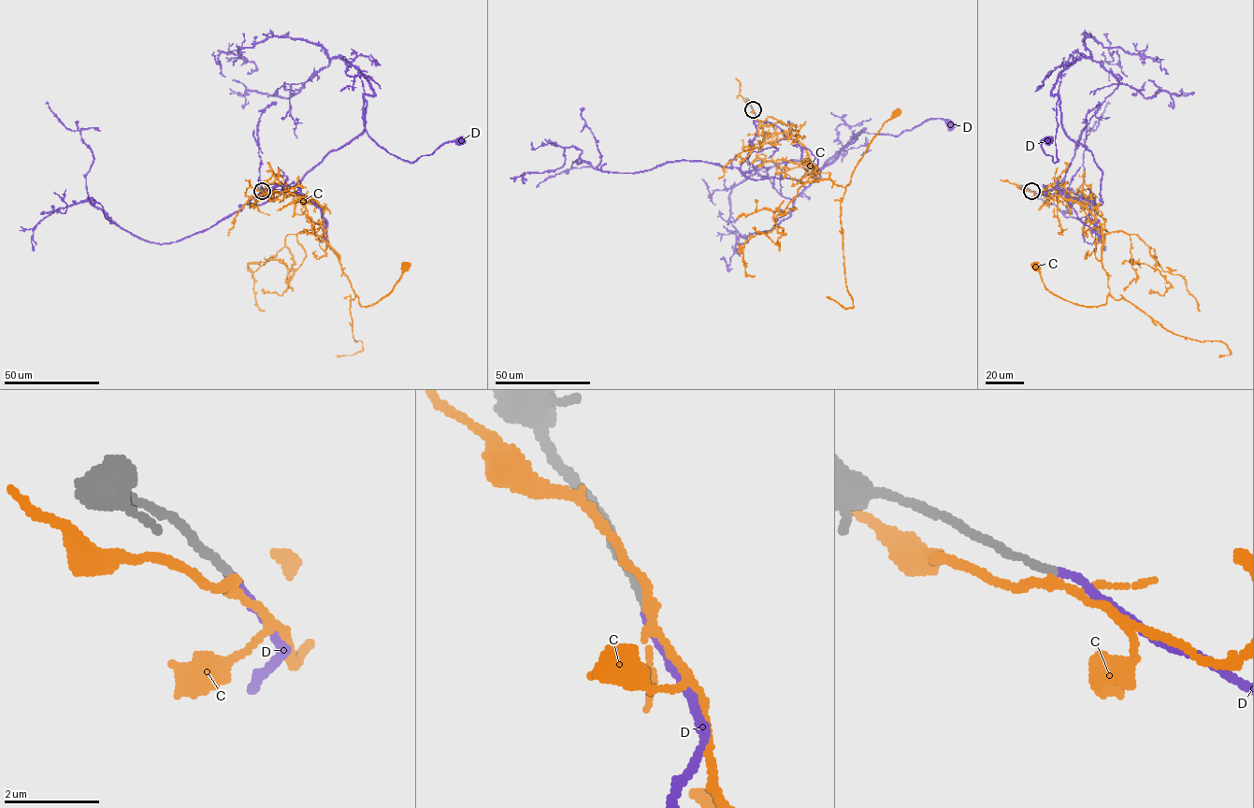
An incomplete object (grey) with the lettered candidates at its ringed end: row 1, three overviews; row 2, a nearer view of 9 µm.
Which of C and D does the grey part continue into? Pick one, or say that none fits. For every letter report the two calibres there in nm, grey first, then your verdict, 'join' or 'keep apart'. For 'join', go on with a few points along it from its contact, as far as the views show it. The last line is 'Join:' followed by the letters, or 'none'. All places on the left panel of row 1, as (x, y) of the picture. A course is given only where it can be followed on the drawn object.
C: calibres 170 and 160 nm; keep apart
D: calibres 170 and 130 nm; join; course (262, 191), (252, 204), (272, 200), (363, 131), (364, 98), (367, 134), (405, 160), (460, 140)
Join: D

